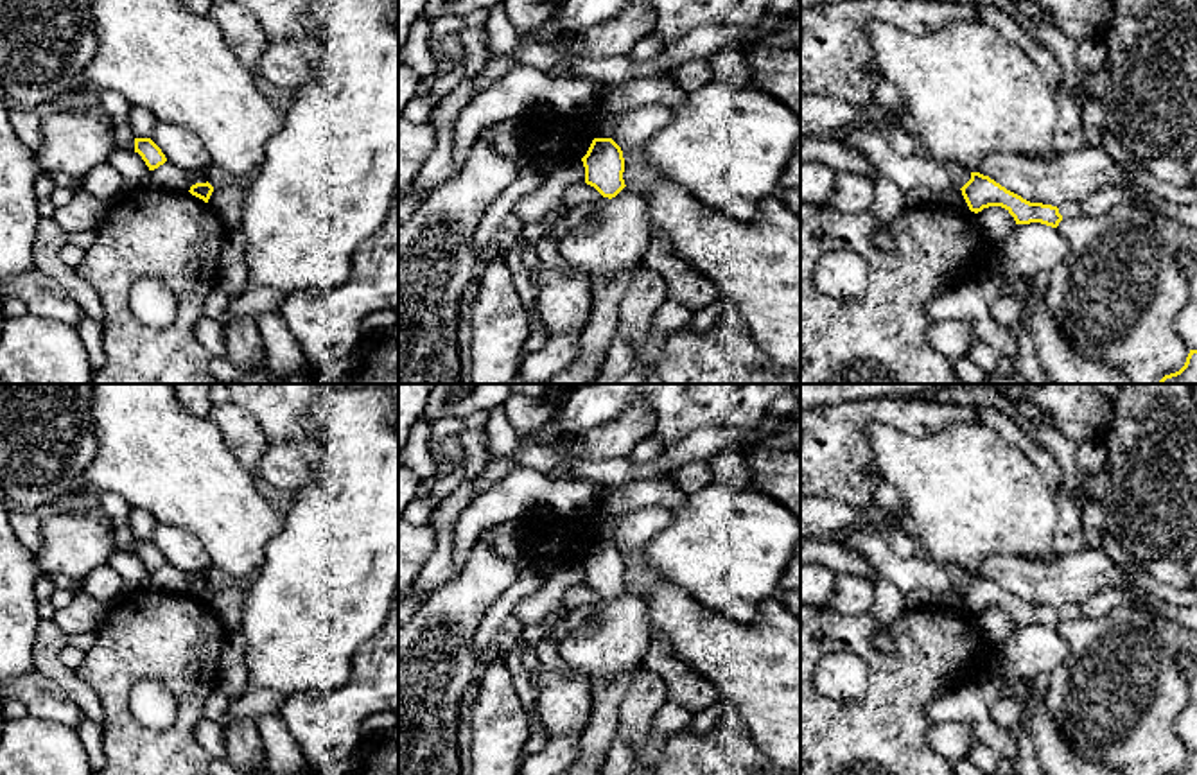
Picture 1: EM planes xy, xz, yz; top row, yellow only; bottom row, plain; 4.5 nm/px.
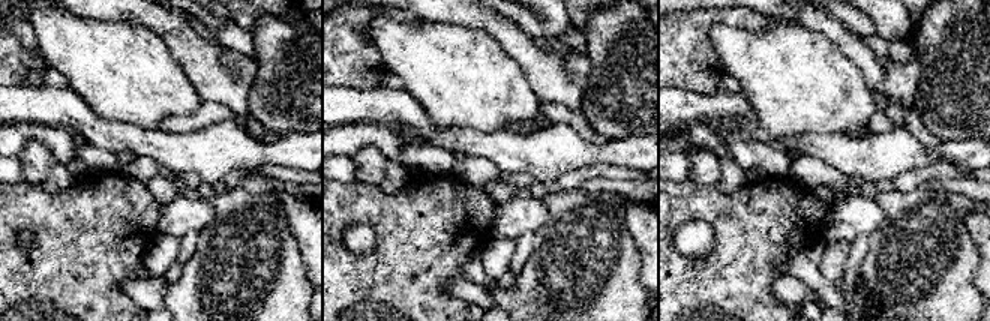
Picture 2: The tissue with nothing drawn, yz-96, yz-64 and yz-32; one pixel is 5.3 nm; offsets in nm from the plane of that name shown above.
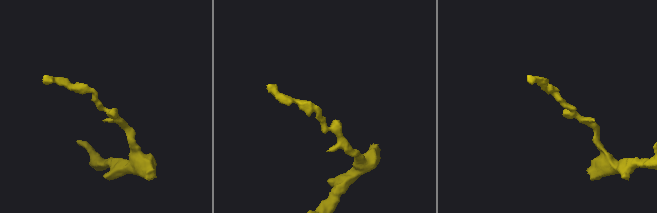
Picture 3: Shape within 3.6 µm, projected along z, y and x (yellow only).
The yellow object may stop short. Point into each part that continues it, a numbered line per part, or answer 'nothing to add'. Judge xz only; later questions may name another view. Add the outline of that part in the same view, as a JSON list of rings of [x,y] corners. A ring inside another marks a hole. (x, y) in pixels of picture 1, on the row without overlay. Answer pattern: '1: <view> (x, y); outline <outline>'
nothing to add

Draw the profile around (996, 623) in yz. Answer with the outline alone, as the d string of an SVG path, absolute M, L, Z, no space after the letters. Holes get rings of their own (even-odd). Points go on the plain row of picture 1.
M1001 608L983 610L976 615L976 621L994 646L1003 644L1018 628L1009 612Z

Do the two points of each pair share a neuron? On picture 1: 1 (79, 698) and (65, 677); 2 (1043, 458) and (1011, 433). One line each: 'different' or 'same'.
1: same
2: same

